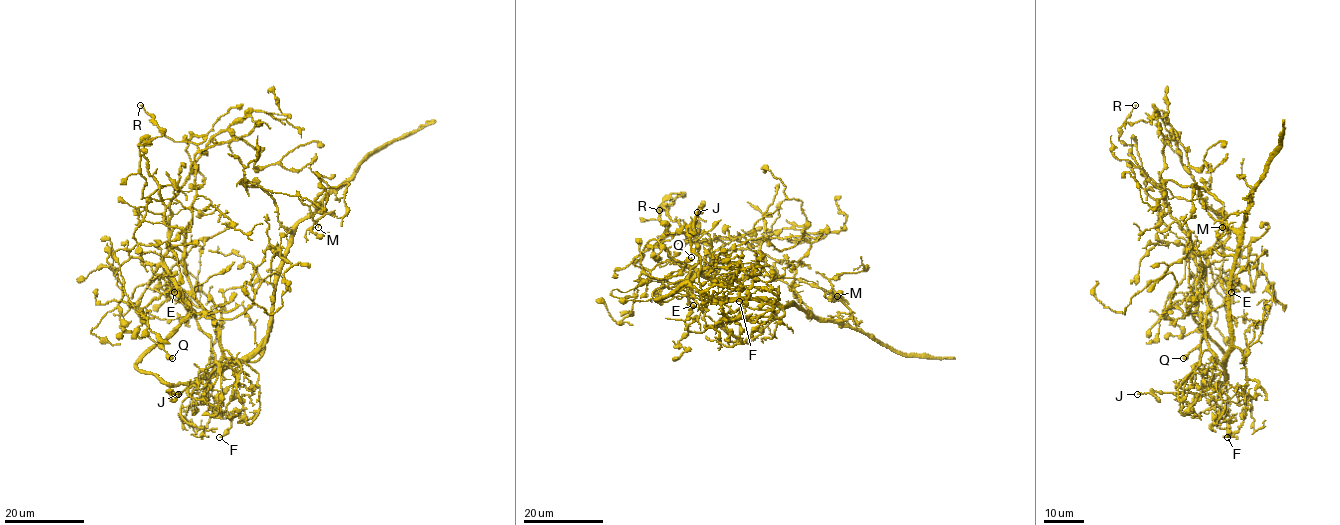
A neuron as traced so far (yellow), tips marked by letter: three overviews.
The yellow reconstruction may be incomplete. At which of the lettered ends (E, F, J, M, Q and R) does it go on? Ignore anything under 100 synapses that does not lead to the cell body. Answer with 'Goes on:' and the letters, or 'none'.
Goes on: none

